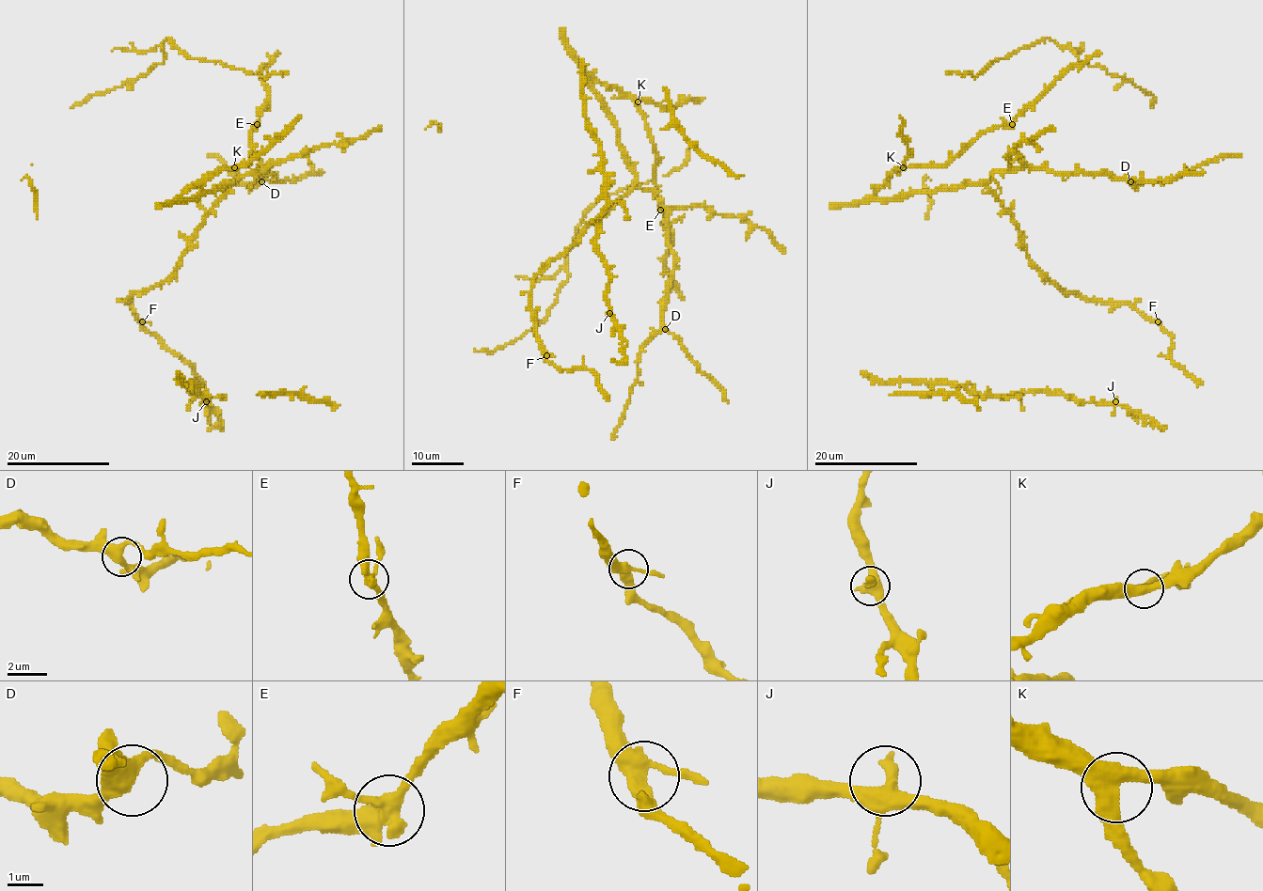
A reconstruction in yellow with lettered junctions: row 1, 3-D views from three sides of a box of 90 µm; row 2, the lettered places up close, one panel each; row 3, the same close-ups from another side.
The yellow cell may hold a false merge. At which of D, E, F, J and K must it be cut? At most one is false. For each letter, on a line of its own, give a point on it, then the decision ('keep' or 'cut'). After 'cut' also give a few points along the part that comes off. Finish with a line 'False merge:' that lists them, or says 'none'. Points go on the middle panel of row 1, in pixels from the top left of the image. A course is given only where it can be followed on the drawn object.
D: at (665, 329); keep
E: at (660, 210); keep
F: at (546, 355); keep
J: at (609, 313); keep
K: at (638, 101); keep
False merge: none

